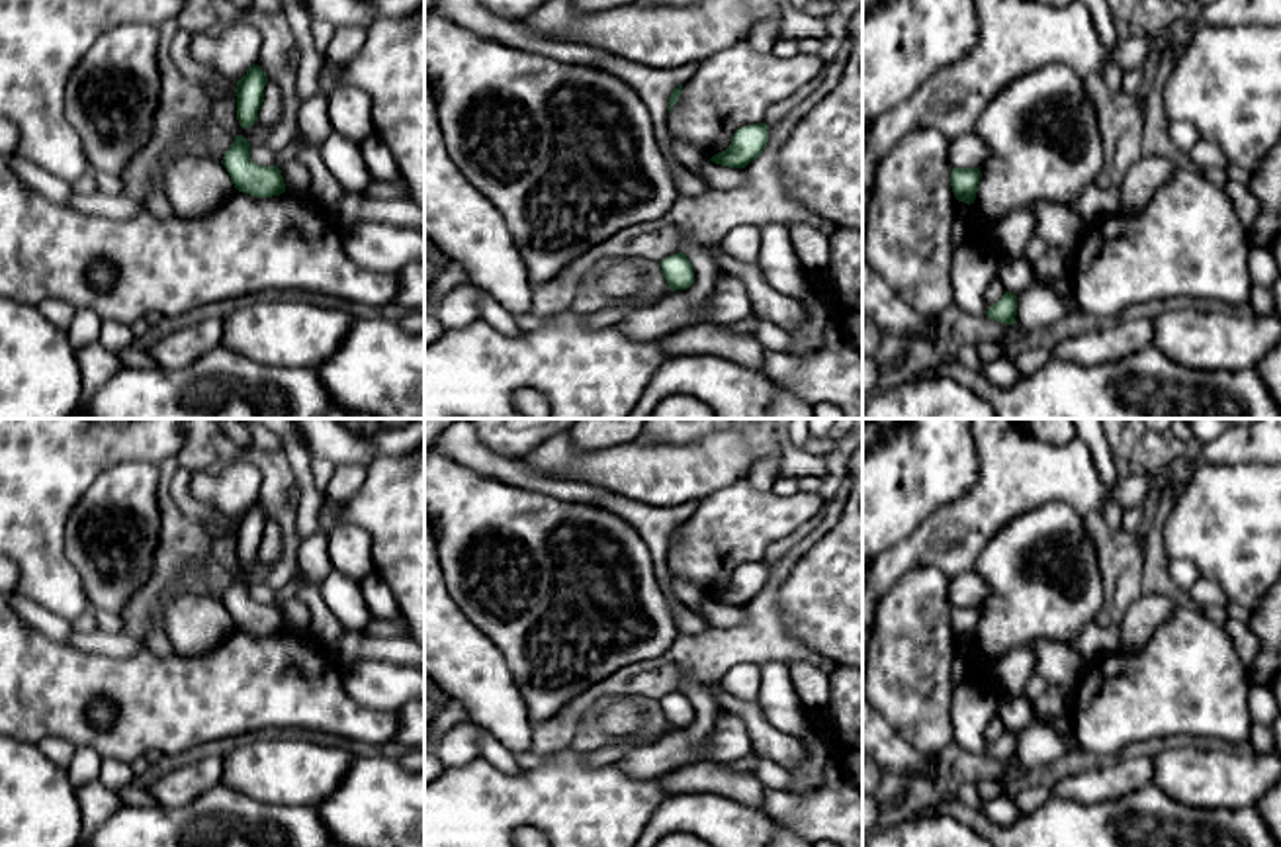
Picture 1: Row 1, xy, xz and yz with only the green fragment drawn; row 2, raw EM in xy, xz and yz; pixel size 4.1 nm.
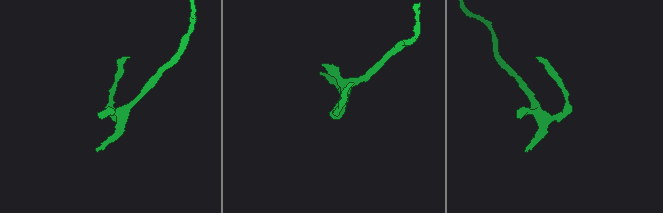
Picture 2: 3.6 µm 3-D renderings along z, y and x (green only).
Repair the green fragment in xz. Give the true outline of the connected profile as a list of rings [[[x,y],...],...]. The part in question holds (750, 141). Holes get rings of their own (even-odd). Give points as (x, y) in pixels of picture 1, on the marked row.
[[[745,125],[733,133],[729,147],[714,155],[710,160],[729,168],[745,168],[765,151],[767,143],[769,125]]]

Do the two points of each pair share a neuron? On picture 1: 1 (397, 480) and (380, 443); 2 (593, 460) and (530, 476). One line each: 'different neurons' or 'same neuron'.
1: different neurons
2: different neurons

